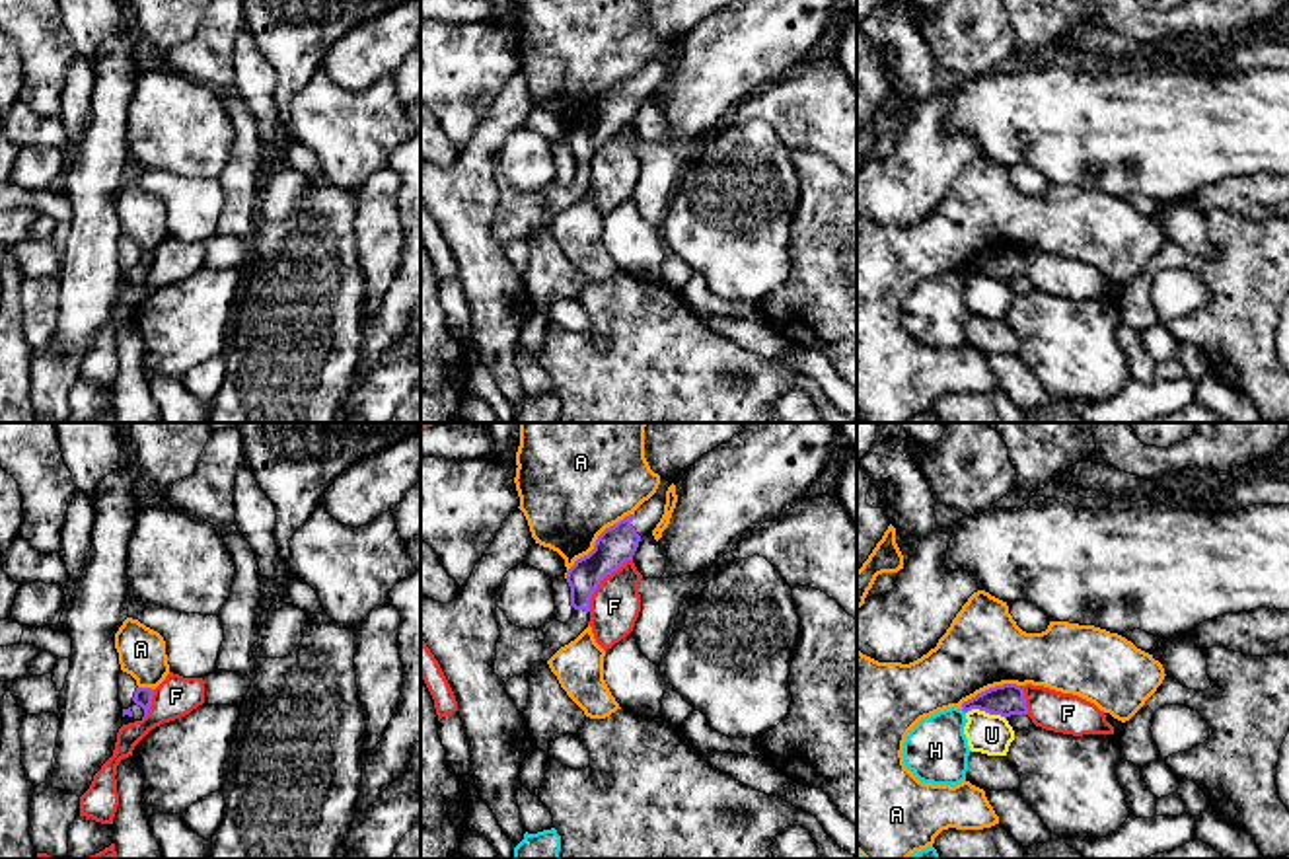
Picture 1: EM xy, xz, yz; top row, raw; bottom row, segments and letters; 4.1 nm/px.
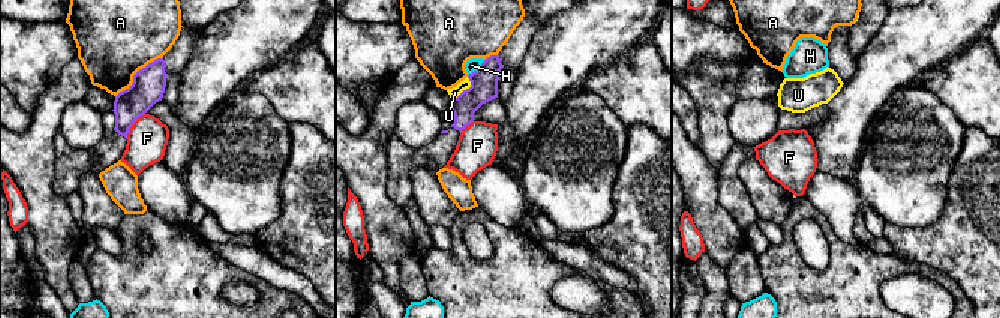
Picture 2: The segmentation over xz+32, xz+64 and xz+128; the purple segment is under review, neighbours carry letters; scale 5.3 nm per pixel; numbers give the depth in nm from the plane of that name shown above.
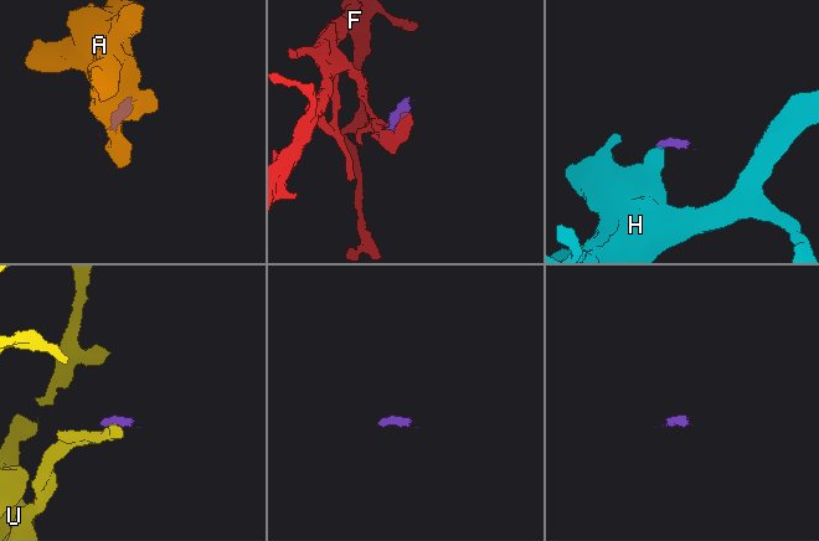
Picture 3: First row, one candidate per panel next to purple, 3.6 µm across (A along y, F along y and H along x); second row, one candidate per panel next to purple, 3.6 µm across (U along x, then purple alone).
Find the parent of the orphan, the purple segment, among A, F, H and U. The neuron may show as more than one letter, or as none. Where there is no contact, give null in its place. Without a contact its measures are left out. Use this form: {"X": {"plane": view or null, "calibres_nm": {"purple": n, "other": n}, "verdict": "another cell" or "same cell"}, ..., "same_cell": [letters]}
{"A": {"plane": "xz", "calibres_nm": {"purple": 160, "other": 440}, "verdict": "another cell"}, "F": {"plane": "xz", "calibres_nm": {"purple": 160, "other": 200}, "verdict": "another cell"}, "H": {"plane": null, "verdict": "another cell"}, "U": {"plane": "yz", "calibres_nm": {"purple": 130, "other": 170}, "verdict": "another cell"}, "same_cell": []}

